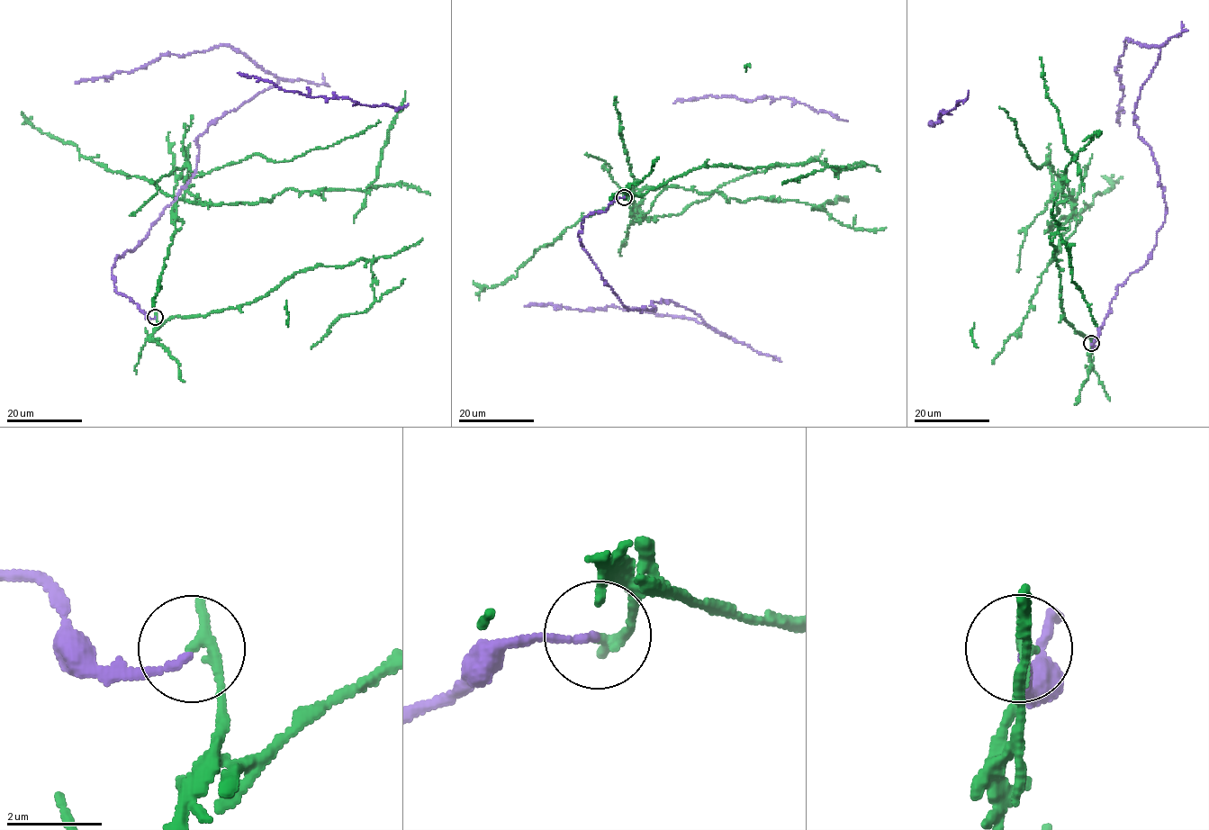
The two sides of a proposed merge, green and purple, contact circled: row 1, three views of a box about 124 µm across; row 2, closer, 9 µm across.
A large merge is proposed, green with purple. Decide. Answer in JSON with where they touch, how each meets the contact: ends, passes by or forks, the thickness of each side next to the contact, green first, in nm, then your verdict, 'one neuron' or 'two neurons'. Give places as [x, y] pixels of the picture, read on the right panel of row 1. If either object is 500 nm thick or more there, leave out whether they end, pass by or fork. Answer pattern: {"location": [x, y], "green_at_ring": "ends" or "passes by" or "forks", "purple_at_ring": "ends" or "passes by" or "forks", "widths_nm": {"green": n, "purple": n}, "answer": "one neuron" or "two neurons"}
{"location": [1091, 343], "green_at_ring": "ends", "purple_at_ring": "ends", "widths_nm": {"green": 280, "purple": 140}, "answer": "two neurons"}

